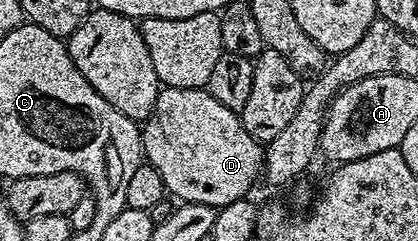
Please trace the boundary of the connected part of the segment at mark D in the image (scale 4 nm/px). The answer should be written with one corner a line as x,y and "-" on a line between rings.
166,86
160,87
159,97
155,103
155,108
151,111
151,116
142,125
143,134
143,155
146,163
151,164
157,170
157,174
161,174
161,178
165,182
168,193
173,197
180,196
180,201
189,204
204,204
213,209
221,209
229,202
237,202
244,199
248,195
247,192
255,184
255,179
260,179
263,170
263,157
265,148
262,143
254,140
253,137
246,132
245,126
242,125
240,117
237,115
236,109
226,108
221,106
221,102
217,102
217,98
213,98
211,93
202,88
169,88

